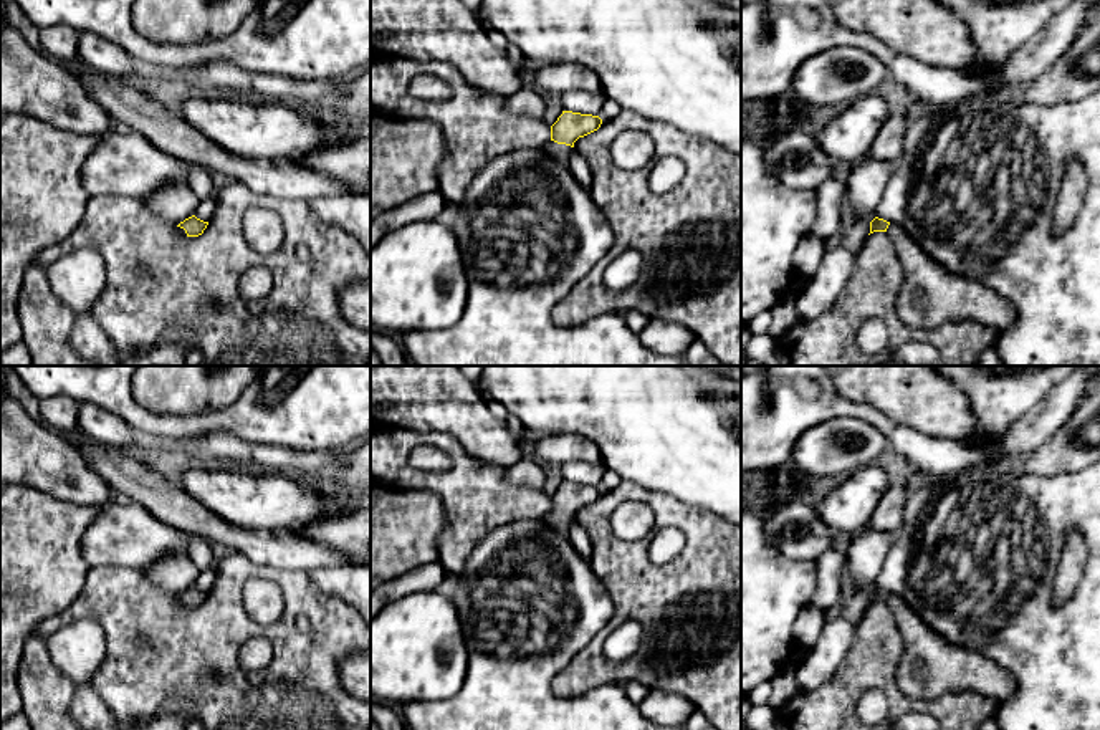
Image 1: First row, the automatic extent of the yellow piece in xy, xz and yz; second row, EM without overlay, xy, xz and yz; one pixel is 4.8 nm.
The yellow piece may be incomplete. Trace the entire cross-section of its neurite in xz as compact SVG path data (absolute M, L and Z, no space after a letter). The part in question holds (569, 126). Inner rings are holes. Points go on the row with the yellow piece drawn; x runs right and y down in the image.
M562 111L551 126L551 139L544 144L544 152L559 164L569 167L574 142L597 131L602 124L599 116Z

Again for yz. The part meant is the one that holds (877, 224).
M875 217L870 233L885 232L903 267L897 315L910 328L936 329L948 321L969 319L996 329L1007 328L1014 306L976 278L961 276L935 262L897 223Z

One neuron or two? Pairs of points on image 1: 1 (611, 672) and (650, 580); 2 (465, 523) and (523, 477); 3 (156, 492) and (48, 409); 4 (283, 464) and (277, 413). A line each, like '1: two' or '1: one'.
1: one
2: two
3: two
4: two

